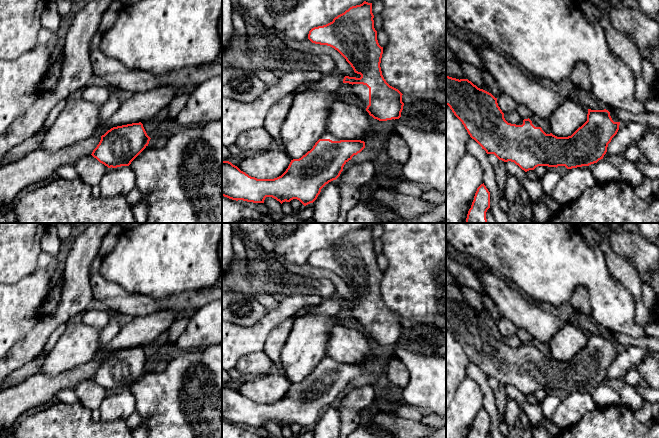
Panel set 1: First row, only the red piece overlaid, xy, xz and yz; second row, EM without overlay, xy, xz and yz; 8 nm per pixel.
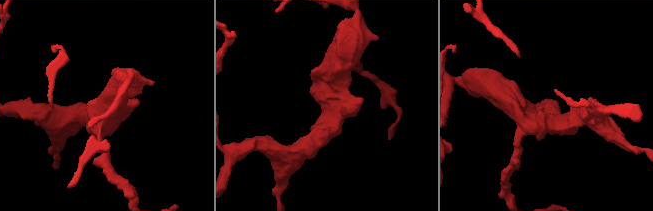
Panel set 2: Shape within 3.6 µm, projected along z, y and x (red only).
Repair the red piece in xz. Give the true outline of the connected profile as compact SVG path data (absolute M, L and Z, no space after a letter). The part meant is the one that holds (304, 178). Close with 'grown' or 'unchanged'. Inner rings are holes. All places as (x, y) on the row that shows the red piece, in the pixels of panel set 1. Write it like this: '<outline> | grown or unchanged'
M324 133L313 148L299 159L291 160L286 171L274 179L257 179L241 171L229 161L222 161L222 196L232 200L243 200L253 203L264 203L266 197L290 202L299 200L304 206L313 203L321 189L329 182L336 180L343 171L344 165L365 148L361 140L341 140L331 133Z | grown

